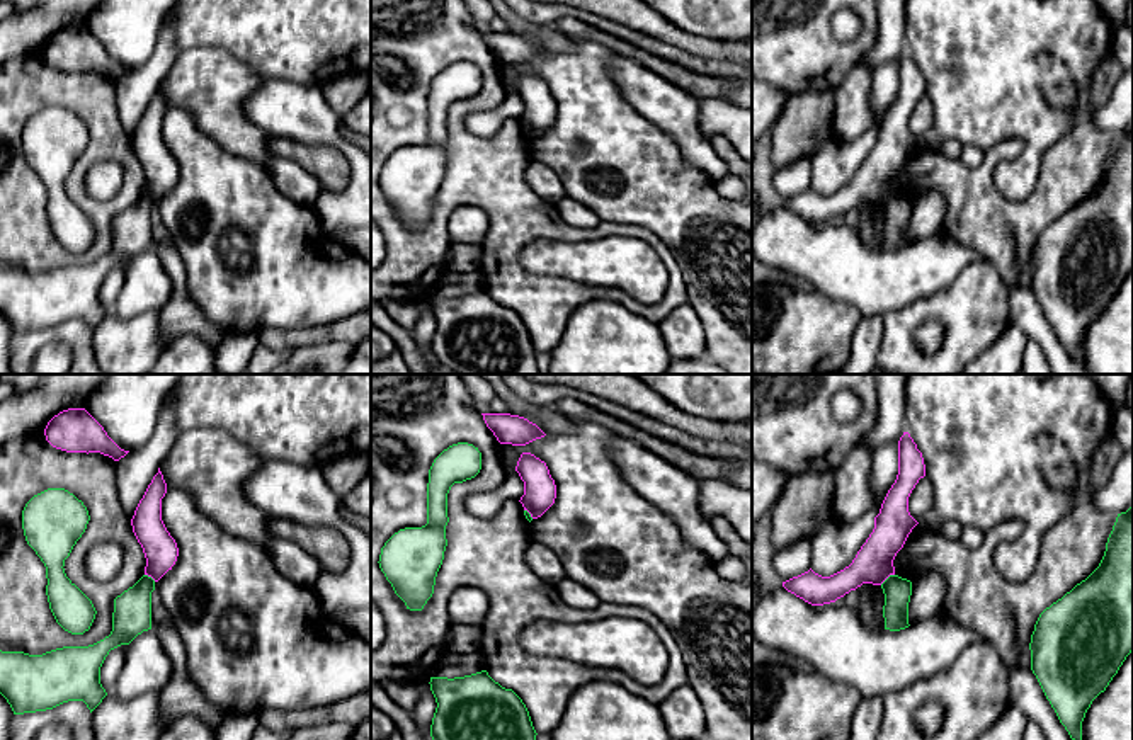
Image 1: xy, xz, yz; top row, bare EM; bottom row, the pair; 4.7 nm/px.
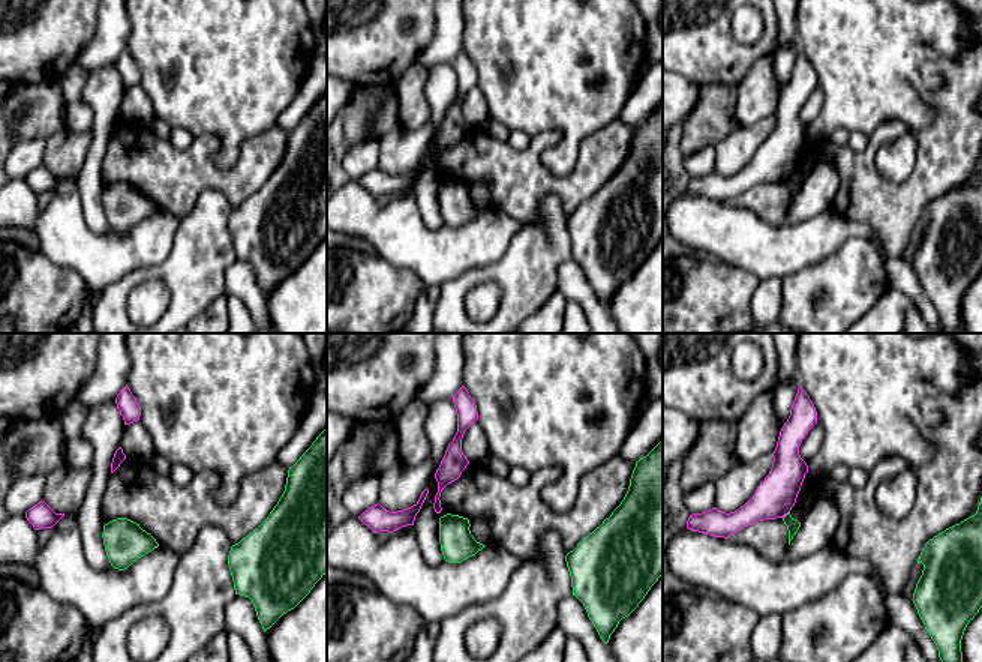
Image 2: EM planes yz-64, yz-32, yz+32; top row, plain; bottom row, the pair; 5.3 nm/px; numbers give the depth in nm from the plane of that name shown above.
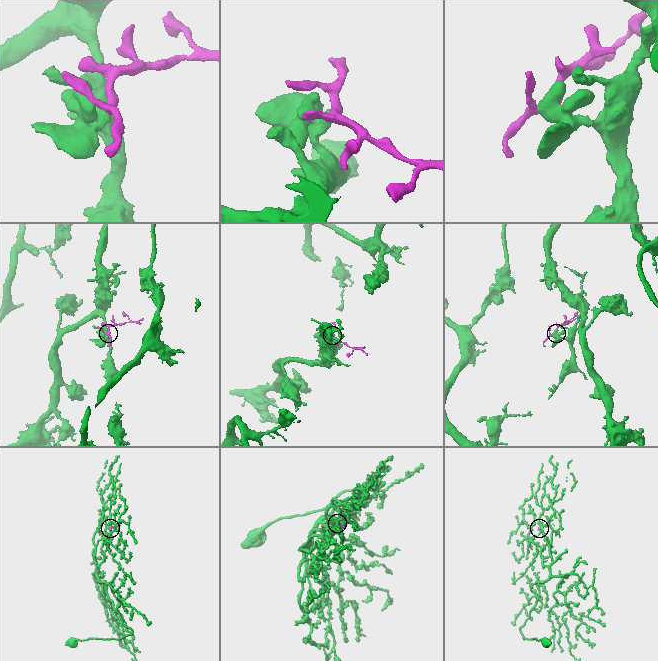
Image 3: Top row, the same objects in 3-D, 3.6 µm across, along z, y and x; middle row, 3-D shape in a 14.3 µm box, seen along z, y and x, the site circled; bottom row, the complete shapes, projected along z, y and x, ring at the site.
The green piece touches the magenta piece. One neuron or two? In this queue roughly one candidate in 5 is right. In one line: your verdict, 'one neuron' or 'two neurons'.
two neurons

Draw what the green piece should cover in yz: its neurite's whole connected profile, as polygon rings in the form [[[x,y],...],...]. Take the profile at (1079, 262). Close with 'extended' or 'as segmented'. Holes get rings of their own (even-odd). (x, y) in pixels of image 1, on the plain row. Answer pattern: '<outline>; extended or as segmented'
[[[1133,126],[1118,133],[1099,185],[1046,226],[1031,253],[1031,289],[1070,357],[1082,364],[1082,340],[1133,270]]]; as segmented

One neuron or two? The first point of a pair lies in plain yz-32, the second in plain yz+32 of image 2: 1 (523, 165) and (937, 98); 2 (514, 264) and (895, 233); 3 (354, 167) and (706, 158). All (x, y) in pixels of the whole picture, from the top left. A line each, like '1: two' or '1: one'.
1: one
2: two
3: one

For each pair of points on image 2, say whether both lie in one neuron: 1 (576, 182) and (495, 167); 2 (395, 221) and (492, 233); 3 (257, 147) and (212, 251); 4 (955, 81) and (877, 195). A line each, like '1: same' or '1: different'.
1: same
2: same
3: different
4: same

